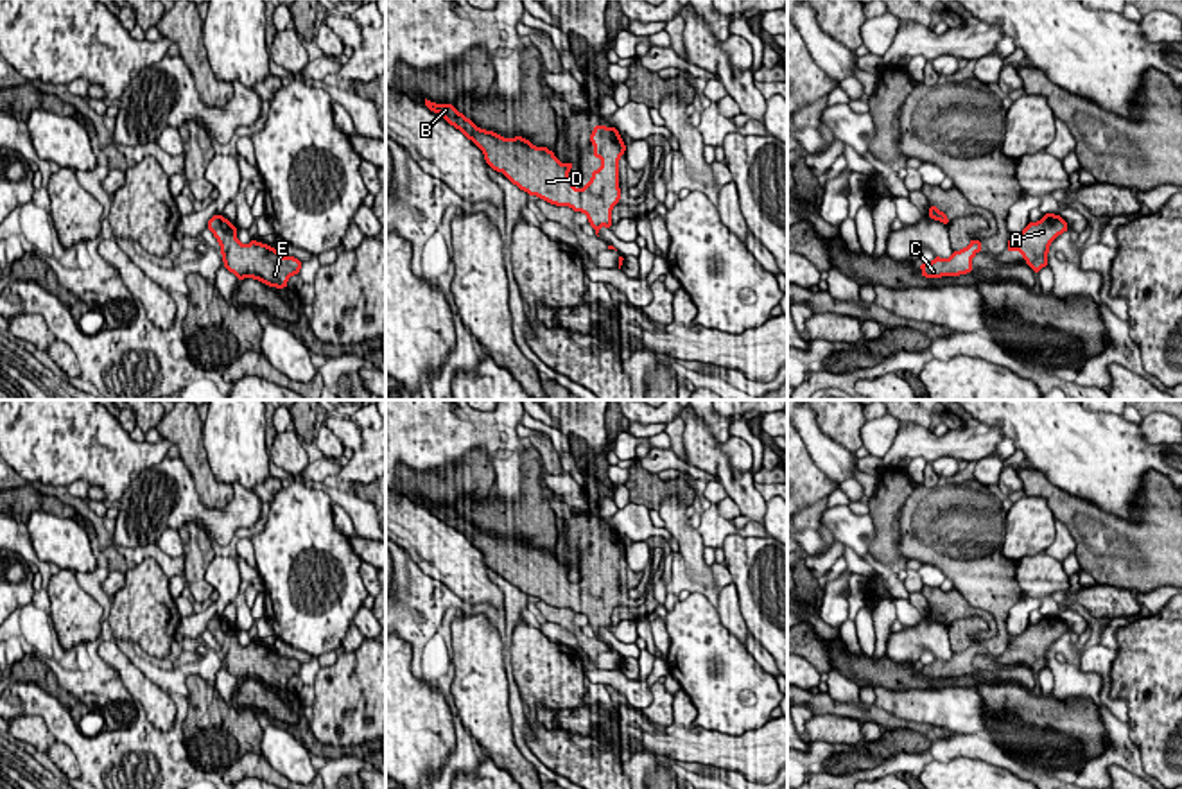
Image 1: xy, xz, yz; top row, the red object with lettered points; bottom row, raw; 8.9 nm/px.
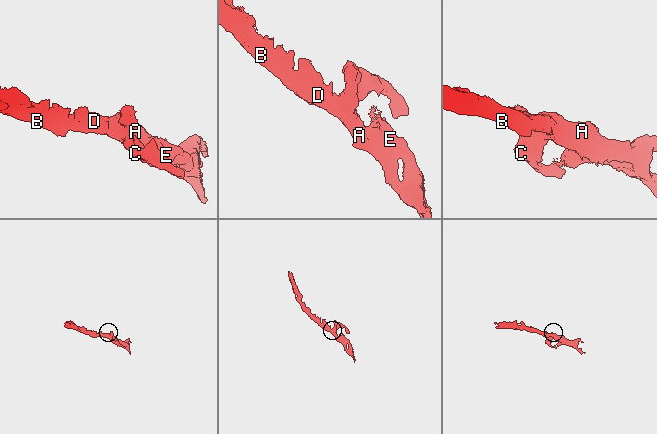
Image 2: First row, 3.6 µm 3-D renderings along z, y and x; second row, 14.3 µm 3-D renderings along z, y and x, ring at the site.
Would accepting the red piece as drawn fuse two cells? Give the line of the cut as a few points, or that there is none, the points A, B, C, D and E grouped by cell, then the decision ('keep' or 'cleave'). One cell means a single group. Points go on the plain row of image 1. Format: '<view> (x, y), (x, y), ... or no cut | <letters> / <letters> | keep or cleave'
no cut | A B C D E | keep

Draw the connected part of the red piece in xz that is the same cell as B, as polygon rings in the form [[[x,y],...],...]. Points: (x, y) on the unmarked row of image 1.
[[[427,499],[423,504],[472,542],[482,552],[490,570],[502,574],[520,592],[551,606],[583,613],[595,637],[601,628],[612,631],[612,610],[621,603],[619,559],[626,552],[615,529],[603,525],[594,529],[590,543],[594,545],[594,559],[601,561],[601,570],[592,574],[592,581],[583,590],[576,590],[574,581],[569,579],[574,563],[560,565],[552,552],[535,549],[531,542],[522,538],[504,540],[481,531],[452,506],[438,507]]]

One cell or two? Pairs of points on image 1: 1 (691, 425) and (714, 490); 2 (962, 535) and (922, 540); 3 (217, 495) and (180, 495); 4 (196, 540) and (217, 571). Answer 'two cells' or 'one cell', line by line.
1: two cells
2: one cell
3: two cells
4: two cells

